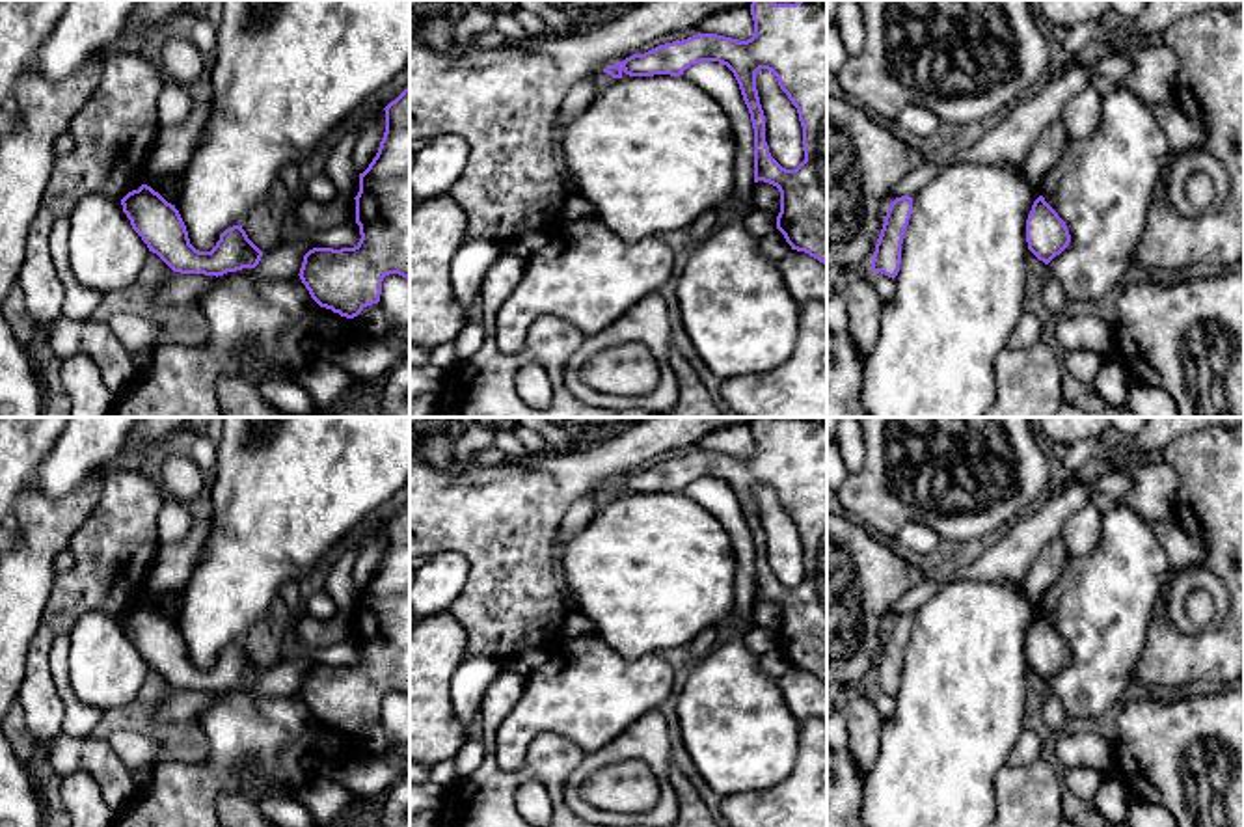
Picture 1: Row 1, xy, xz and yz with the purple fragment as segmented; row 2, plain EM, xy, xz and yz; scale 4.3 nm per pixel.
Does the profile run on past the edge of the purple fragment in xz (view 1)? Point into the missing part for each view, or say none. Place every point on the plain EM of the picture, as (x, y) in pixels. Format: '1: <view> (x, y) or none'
1: none

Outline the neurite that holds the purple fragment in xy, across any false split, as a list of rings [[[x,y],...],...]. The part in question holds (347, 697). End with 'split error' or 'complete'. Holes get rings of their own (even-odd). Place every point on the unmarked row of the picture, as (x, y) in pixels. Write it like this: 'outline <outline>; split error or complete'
outline [[[410,503],[384,527],[384,555],[354,615],[359,659],[309,667],[298,691],[320,725],[346,736],[380,719],[385,693],[410,697]]]; complete

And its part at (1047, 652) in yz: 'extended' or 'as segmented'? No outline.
as segmented

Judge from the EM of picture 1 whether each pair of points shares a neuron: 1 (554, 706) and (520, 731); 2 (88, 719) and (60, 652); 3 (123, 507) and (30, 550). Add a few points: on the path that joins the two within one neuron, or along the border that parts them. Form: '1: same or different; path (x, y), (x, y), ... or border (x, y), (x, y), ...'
1: same; path (546, 706), (527, 723)
2: same; path (71, 703), (60, 669)
3: different; border (99, 492), (99, 501), (79, 526), (67, 548)

